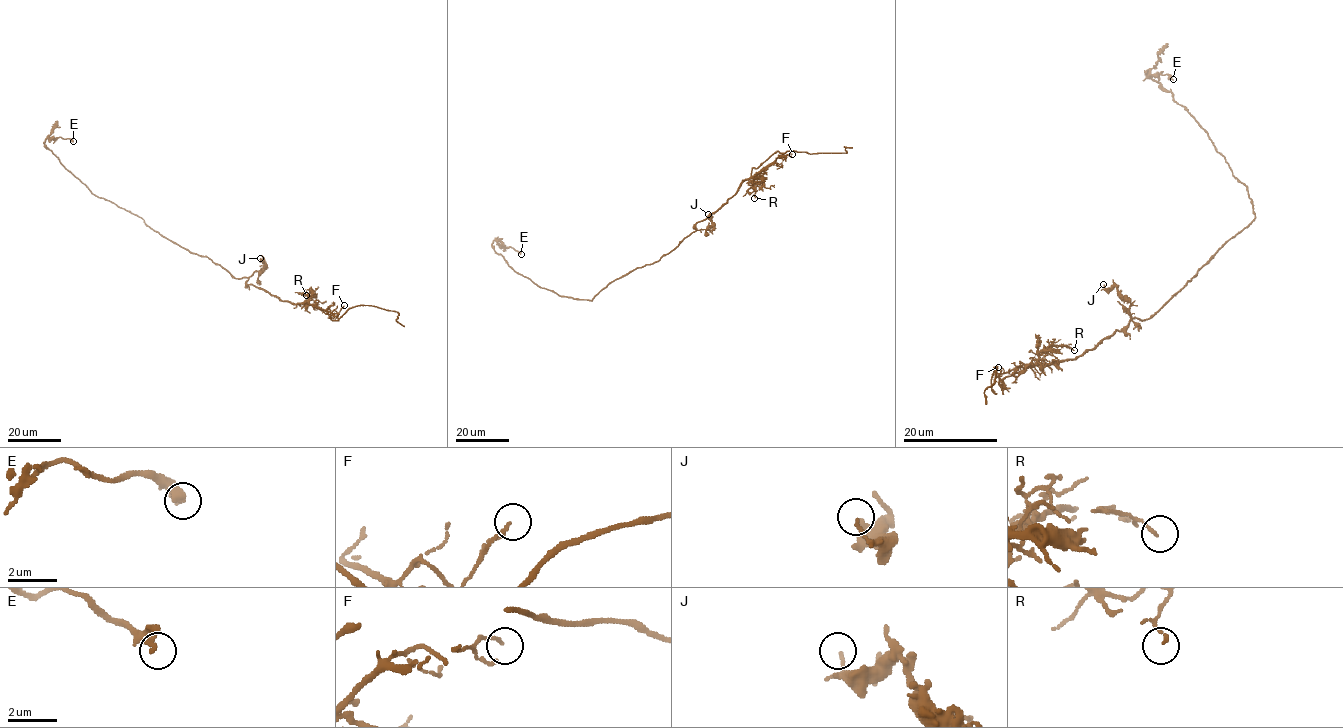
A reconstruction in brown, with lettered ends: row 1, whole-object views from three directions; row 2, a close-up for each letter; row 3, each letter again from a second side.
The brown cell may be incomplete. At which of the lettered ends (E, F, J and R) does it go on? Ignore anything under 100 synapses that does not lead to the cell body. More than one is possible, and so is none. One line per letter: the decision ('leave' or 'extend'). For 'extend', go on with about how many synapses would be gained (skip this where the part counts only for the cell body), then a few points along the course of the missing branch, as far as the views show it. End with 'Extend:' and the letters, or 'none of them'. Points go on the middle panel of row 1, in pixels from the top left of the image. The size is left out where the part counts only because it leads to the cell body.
E: leave
F: leave
J: leave
R: leave
Extend: none of them

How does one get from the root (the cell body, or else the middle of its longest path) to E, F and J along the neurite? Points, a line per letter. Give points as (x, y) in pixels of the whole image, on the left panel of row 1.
E: (214, 262), (190, 253), (152, 229), (142, 218), (95, 195), (44, 143), (47, 139), (58, 137), (73, 141)
F: (214, 262), (236, 278), (247, 277), (247, 284), (260, 287), (282, 301), (314, 304), (338, 313), (344, 305)
J: (214, 262), (236, 278), (242, 278), (264, 268), (264, 260), (260, 258)

